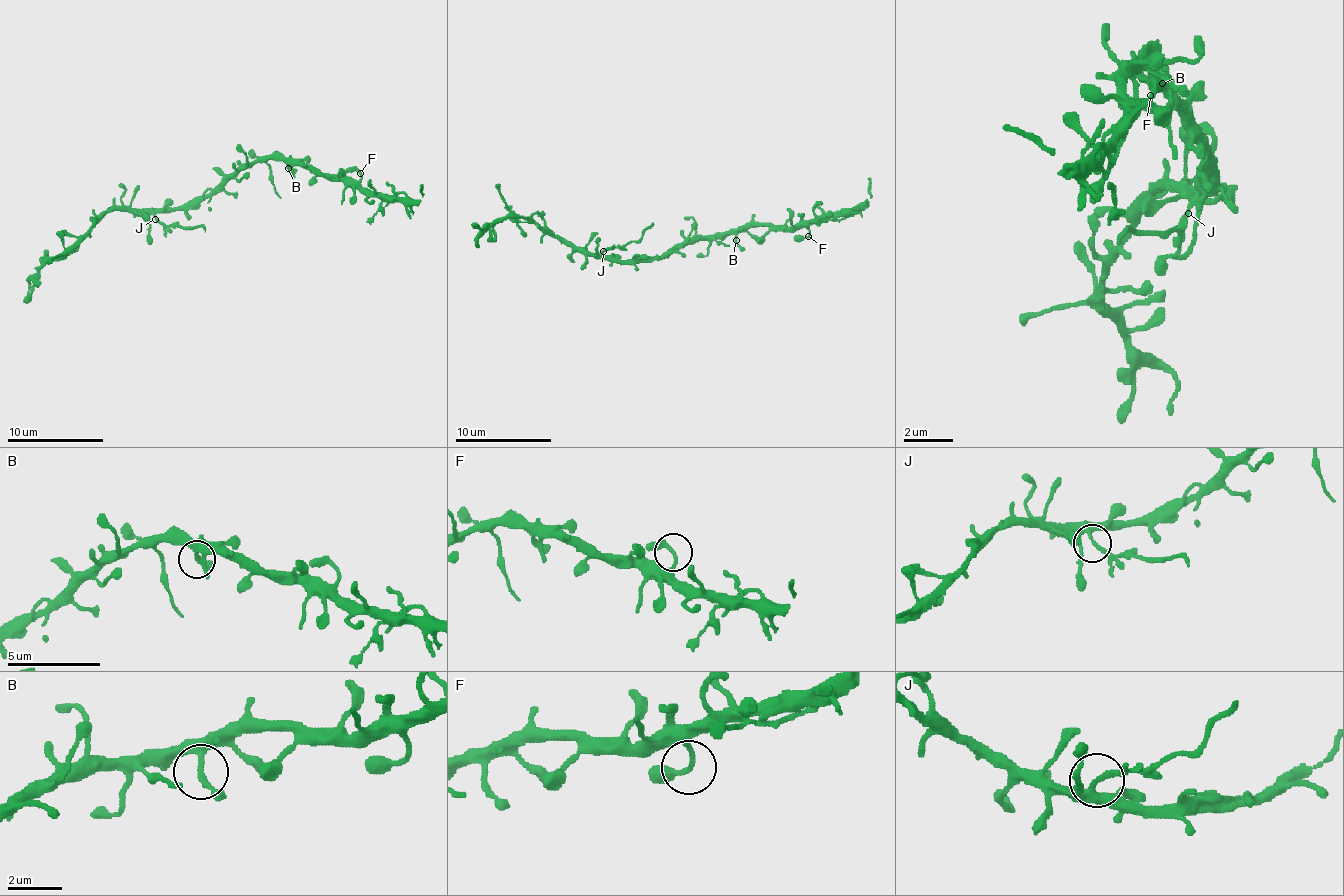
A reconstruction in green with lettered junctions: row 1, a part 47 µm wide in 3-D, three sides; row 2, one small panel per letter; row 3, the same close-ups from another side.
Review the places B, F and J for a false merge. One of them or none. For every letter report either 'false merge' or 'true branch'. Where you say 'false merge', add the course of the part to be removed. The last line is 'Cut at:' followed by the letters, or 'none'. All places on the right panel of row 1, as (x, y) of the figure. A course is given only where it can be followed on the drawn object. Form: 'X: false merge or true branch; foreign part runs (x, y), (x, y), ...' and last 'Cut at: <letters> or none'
B: true branch
F: true branch
J: false merge; foreign part runs (1187, 211), (1181, 230), (1132, 230), (1120, 242)
Cut at: J

